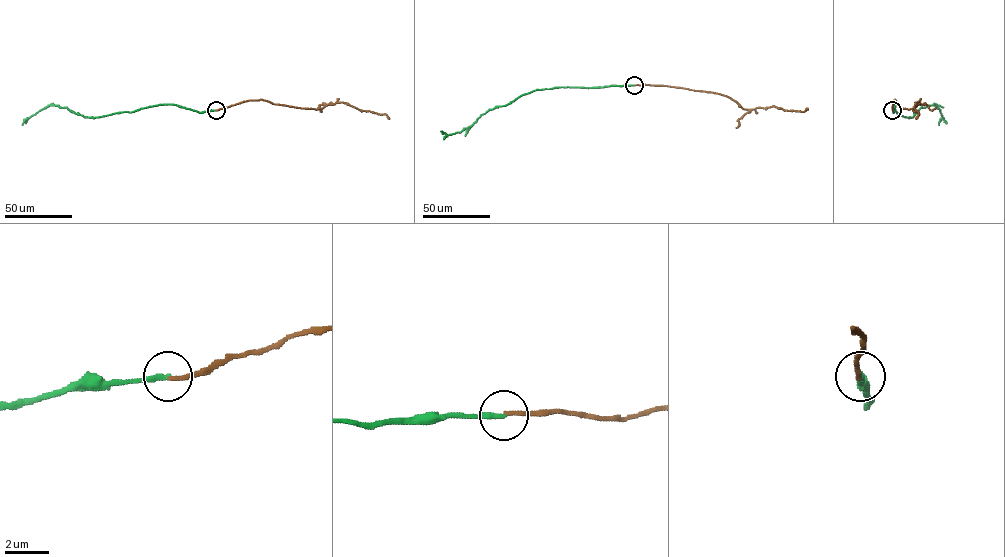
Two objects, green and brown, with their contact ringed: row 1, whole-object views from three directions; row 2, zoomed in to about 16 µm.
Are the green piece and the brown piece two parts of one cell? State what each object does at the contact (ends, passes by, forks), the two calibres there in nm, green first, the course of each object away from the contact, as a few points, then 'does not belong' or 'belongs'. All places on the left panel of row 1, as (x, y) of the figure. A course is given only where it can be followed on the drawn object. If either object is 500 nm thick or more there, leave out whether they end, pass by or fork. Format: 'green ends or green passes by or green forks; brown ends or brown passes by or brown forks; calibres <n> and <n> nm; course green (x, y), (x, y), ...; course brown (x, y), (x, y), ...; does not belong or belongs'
green ends; brown ends; calibres 240 and 170 nm; course green (216, 110), (199, 113), (163, 104), (94, 118), (49, 105), (28, 118), (22, 125); course brown (216, 110), (252, 100), (318, 109), (341, 102), (360, 110), (385, 114), (389, 119); does not belong

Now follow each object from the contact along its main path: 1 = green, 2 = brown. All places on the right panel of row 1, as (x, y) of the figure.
1: (892, 110), (893, 113), (895, 104), (896, 112), (908, 118), (921, 107), (935, 105), (942, 117), (939, 125)
2: (892, 110), (895, 99), (903, 108), (914, 108), (915, 102), (913, 107), (919, 114), (916, 119)

